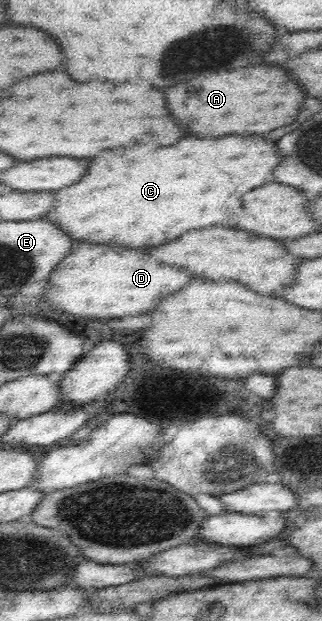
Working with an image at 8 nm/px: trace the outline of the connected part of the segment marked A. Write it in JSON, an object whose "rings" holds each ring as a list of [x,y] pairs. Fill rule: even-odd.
{"rings":[[[256,65],[248,69],[236,69],[228,73],[216,73],[200,79],[198,87],[176,85],[166,91],[166,101],[170,113],[180,125],[190,129],[194,137],[224,137],[224,135],[260,135],[292,123],[306,99],[300,93],[298,82],[288,71],[278,67],[278,71],[266,73],[266,65]],[[256,93],[262,99],[256,99]]]}

